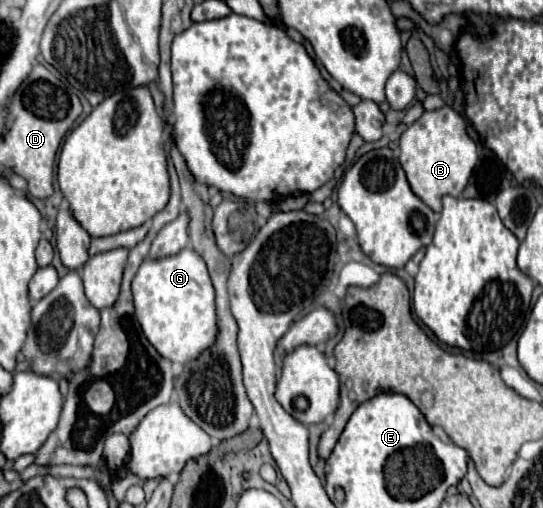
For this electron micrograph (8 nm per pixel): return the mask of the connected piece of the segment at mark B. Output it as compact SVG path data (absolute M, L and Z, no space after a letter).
M444 106L440 110L432 110L432 112L424 112L414 124L410 124L404 134L400 136L400 164L406 172L406 178L408 178L408 184L412 188L412 192L428 206L432 208L434 212L440 212L442 210L442 202L440 198L444 194L450 194L450 196L460 196L464 186L468 184L468 178L476 166L476 160L478 160L478 144L470 138L468 134L468 124L466 120L450 106Z

